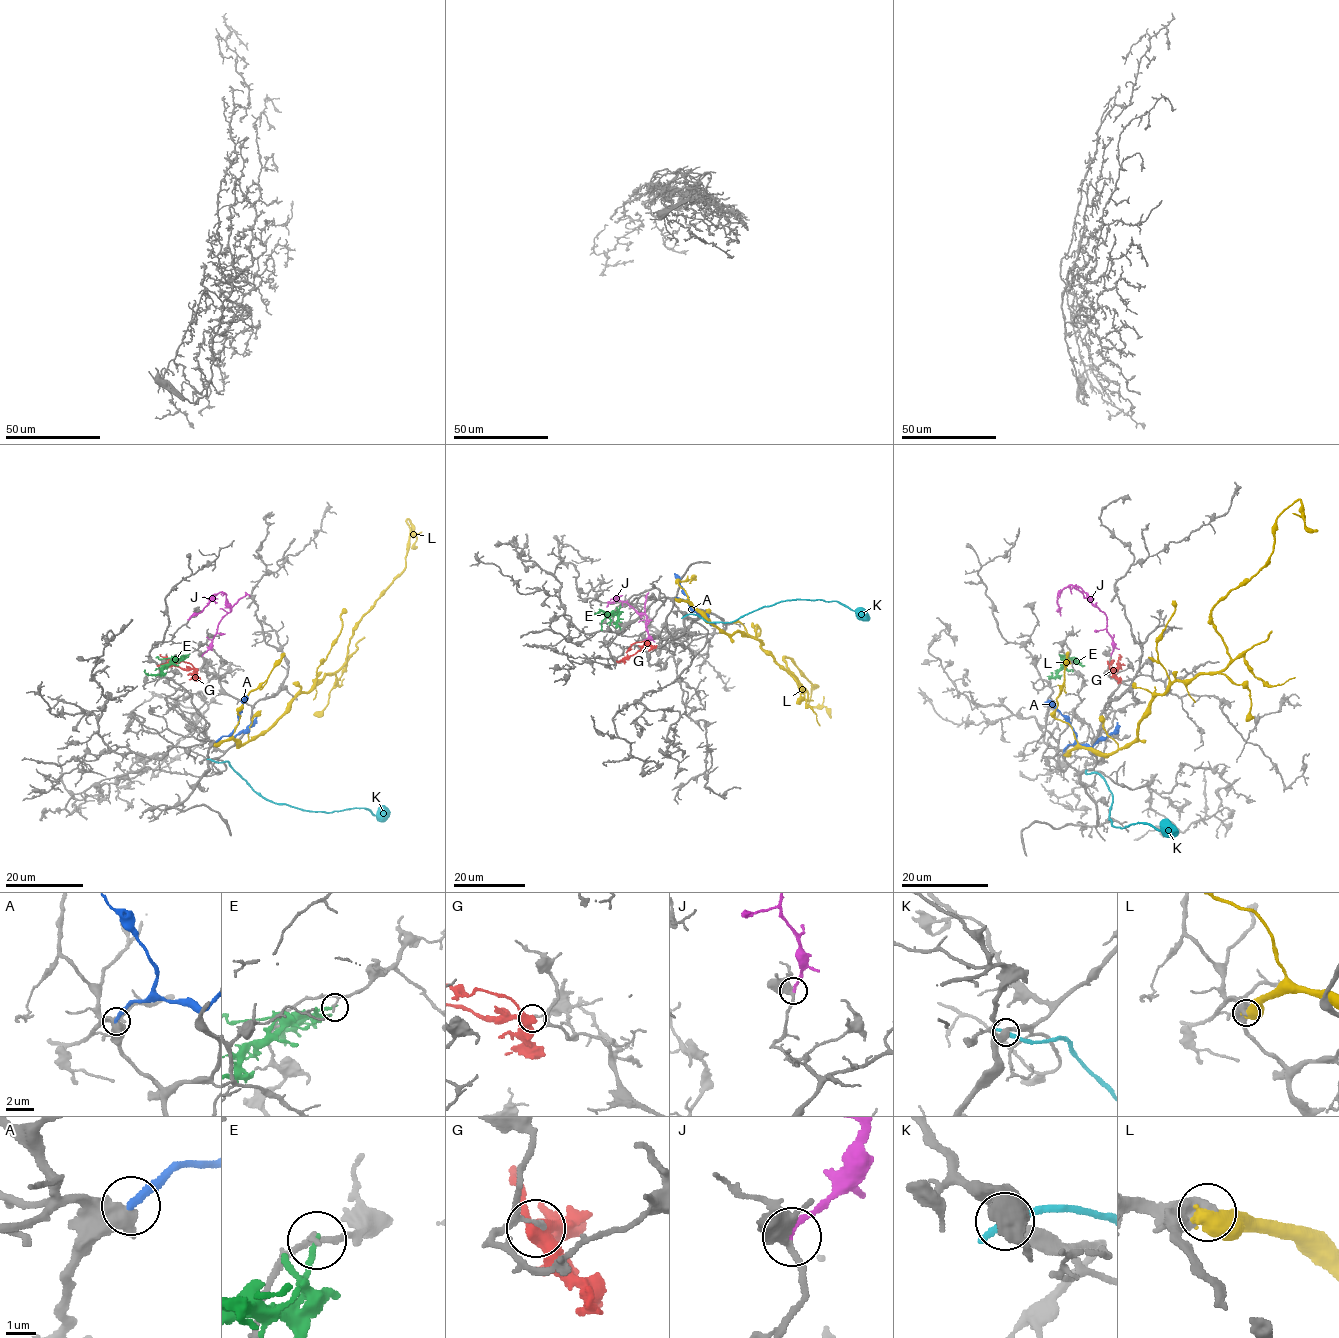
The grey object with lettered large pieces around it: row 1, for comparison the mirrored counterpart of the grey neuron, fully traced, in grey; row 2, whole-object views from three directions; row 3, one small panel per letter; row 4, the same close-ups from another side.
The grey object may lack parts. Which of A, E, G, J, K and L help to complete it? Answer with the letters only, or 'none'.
J

